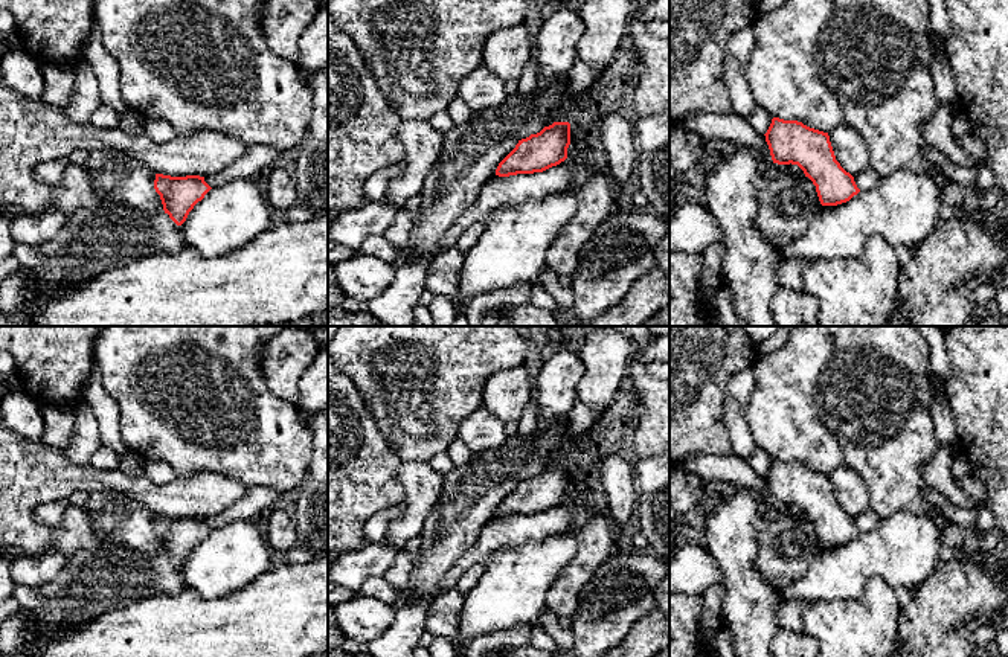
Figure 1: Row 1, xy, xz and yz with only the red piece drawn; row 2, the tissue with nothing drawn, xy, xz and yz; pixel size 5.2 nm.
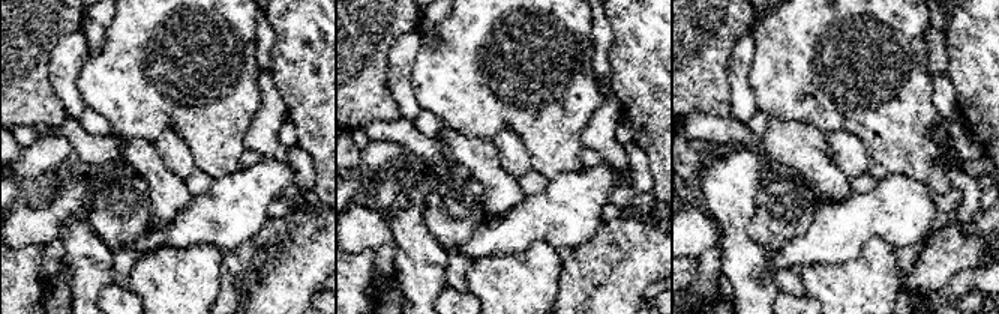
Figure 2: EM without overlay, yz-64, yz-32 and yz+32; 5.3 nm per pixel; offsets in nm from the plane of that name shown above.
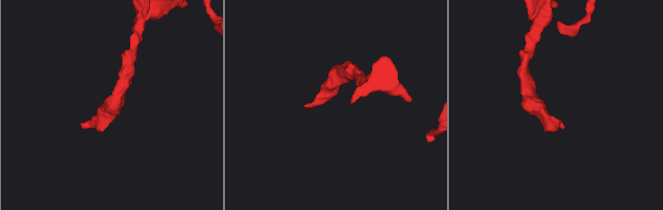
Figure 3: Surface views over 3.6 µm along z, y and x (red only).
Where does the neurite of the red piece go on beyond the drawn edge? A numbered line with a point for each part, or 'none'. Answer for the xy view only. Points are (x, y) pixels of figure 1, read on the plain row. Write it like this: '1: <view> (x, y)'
1: xy (93, 581)

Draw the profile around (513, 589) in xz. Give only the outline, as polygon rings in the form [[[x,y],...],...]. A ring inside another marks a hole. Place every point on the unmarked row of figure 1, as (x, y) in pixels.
[[[575,488],[578,497],[564,503],[572,506],[572,521],[541,541],[499,549],[485,564],[477,585],[464,596],[459,634],[462,643],[522,623],[532,625],[546,608],[546,593],[576,553],[573,532],[595,514],[587,503],[587,488]]]

